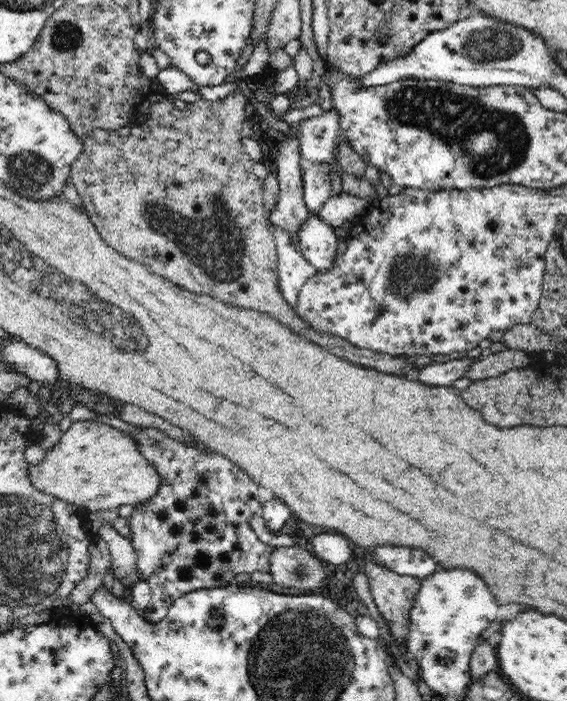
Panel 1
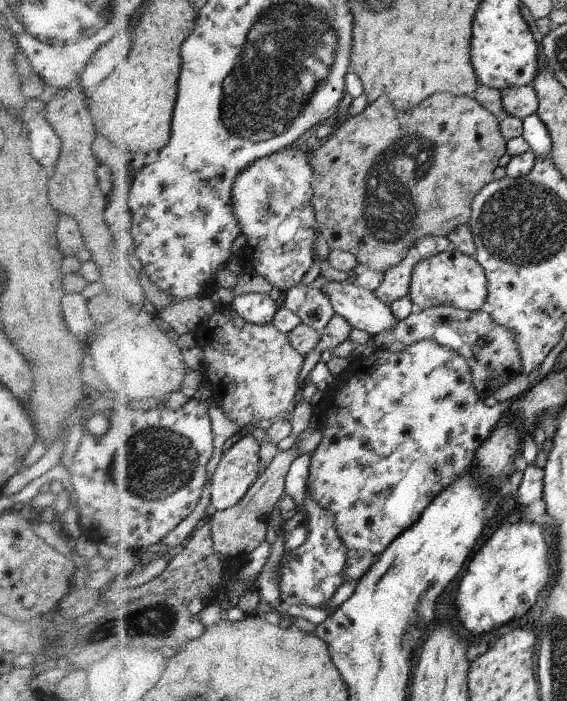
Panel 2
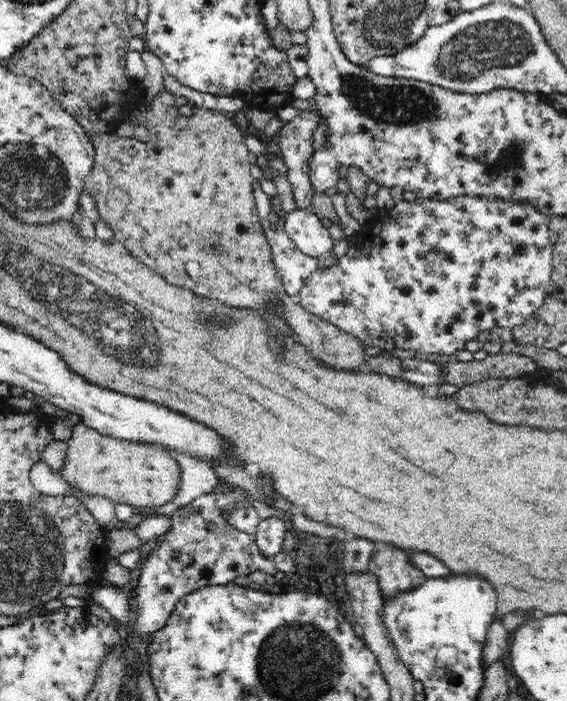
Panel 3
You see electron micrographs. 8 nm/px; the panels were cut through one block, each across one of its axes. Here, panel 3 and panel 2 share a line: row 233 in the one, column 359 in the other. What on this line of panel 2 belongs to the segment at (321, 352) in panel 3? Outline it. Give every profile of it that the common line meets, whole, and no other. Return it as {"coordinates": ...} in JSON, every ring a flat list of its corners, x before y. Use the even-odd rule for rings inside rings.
{"coordinates":[[443,91,432,94,430,97,420,102,408,111,397,111,391,103,391,98,386,94,381,95,375,102,368,103,364,112,360,115,348,118,346,122,335,132,323,141,322,146,318,148,311,164,315,169,315,206,317,220,320,224,320,232,327,240,332,250,345,250,358,256,359,263,372,268,372,270,384,274,388,268,400,264,407,257,410,249,427,235,434,237,447,237,456,228,469,224,471,221,471,205,474,199,488,182,494,181,494,168,498,166,498,160,502,158,506,146,506,139,502,134,500,121,478,100,466,95,456,95]]}

